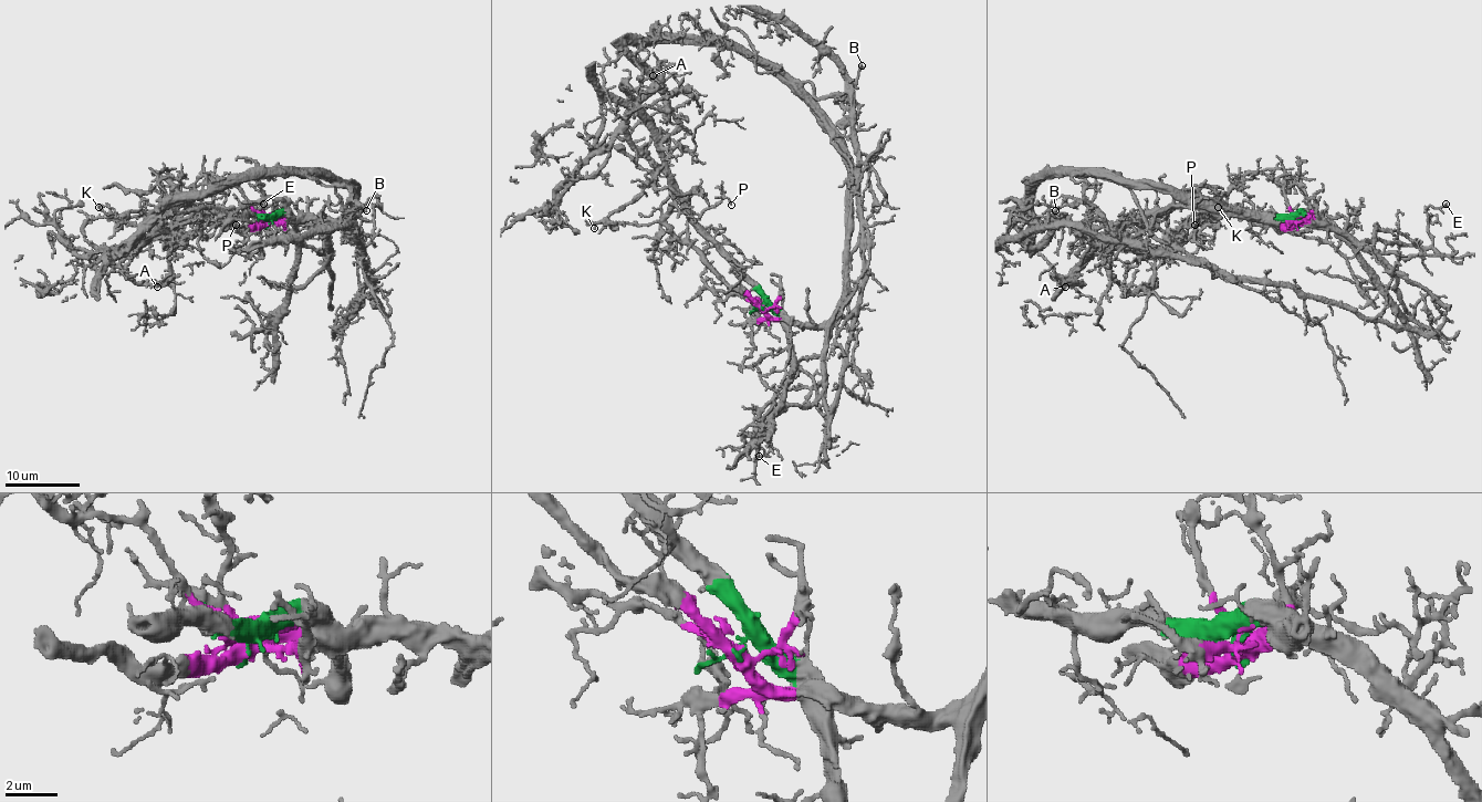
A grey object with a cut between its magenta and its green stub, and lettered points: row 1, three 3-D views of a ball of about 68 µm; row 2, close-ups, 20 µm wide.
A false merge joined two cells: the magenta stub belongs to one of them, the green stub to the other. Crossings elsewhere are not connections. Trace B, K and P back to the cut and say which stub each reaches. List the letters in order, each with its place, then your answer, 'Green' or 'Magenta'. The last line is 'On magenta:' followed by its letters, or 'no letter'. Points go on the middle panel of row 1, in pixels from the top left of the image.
B: Place: (862, 65). Magenta
K: Place: (594, 228). Magenta
P: Place: (731, 205). Green
On magenta: B, K

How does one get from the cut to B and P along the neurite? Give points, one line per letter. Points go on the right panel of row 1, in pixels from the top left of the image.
B: (1295, 222), (1314, 220), (1217, 212), (1167, 190), (1084, 175), (1072, 177), (1088, 185), (1078, 201), (1054, 210)
P: (1295, 222), (1228, 215), (1213, 209), (1191, 215), (1187, 228), (1195, 226)

